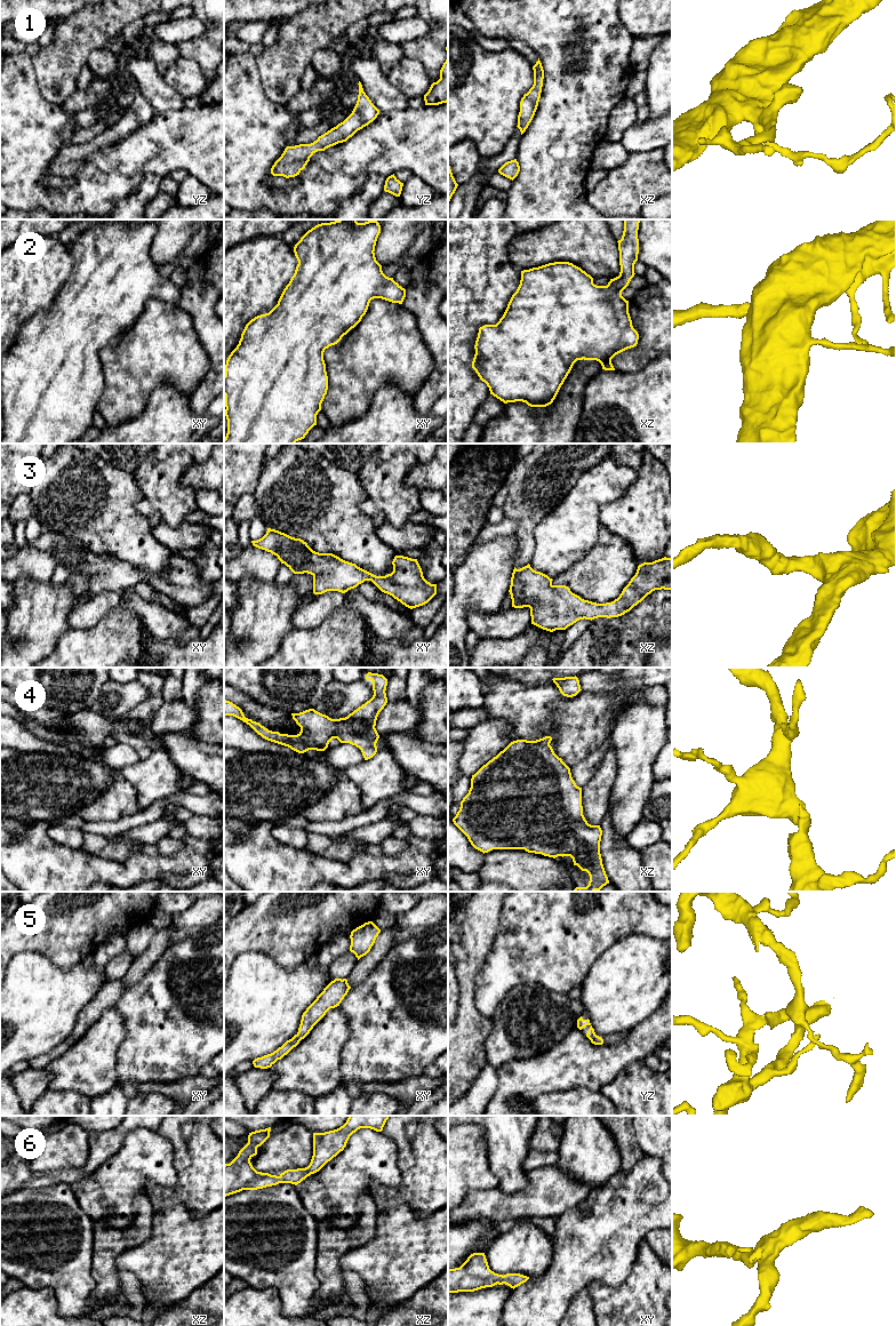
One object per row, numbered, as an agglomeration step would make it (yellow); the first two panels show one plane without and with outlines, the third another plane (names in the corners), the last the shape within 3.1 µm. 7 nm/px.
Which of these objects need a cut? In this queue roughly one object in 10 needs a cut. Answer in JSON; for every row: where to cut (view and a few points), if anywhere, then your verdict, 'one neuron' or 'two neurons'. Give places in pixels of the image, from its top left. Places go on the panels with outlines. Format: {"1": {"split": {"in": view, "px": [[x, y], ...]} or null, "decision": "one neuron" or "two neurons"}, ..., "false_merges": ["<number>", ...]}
{"1": {"split": null, "decision": "one neuron"}, "2": {"split": null, "decision": "one neuron"}, "3": {"split": null, "decision": "one neuron"}, "4": {"split": null, "decision": "one neuron"}, "5": {"split": null, "decision": "one neuron"}, "6": {"split": null, "decision": "one neuron"}, "false_merges": []}

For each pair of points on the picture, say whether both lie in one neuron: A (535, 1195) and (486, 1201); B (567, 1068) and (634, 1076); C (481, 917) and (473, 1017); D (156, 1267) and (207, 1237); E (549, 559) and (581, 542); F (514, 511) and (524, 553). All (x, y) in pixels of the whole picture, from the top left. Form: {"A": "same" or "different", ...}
{"A": "same", "B": "different", "C": "same", "D": "same", "E": "same", "F": "same"}

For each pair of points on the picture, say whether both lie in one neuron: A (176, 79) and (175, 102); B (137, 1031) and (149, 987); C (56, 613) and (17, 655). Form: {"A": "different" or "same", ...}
{"A": "different", "B": "same", "C": "same"}

